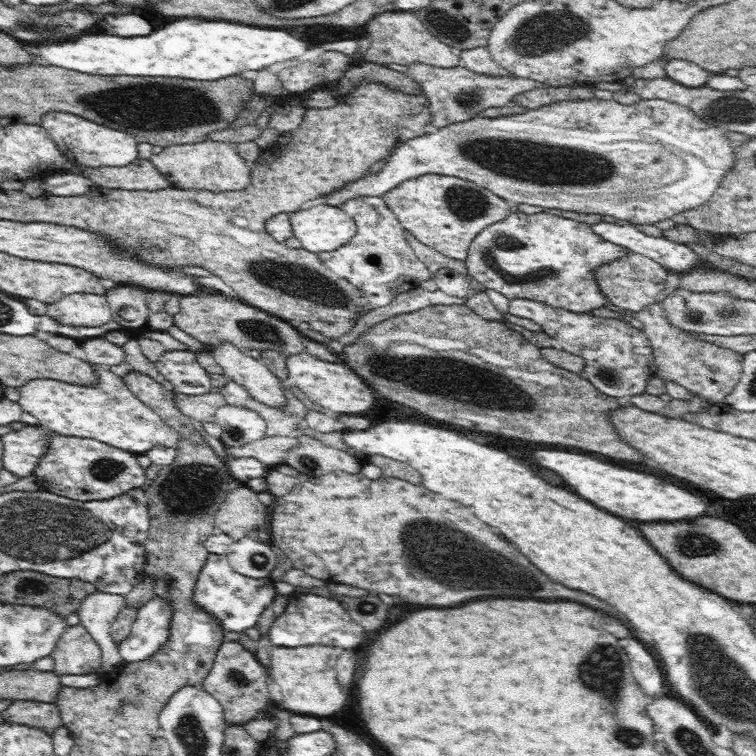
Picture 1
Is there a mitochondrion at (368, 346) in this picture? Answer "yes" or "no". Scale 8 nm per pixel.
yes

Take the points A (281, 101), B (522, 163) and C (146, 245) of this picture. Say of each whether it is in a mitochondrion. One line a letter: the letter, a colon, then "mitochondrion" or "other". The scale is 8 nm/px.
A: other
B: mitochondrion
C: mitochondrion

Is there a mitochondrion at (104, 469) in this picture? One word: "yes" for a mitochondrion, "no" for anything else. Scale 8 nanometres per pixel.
yes

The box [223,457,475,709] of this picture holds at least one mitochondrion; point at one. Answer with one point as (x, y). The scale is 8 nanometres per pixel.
(256, 560)

